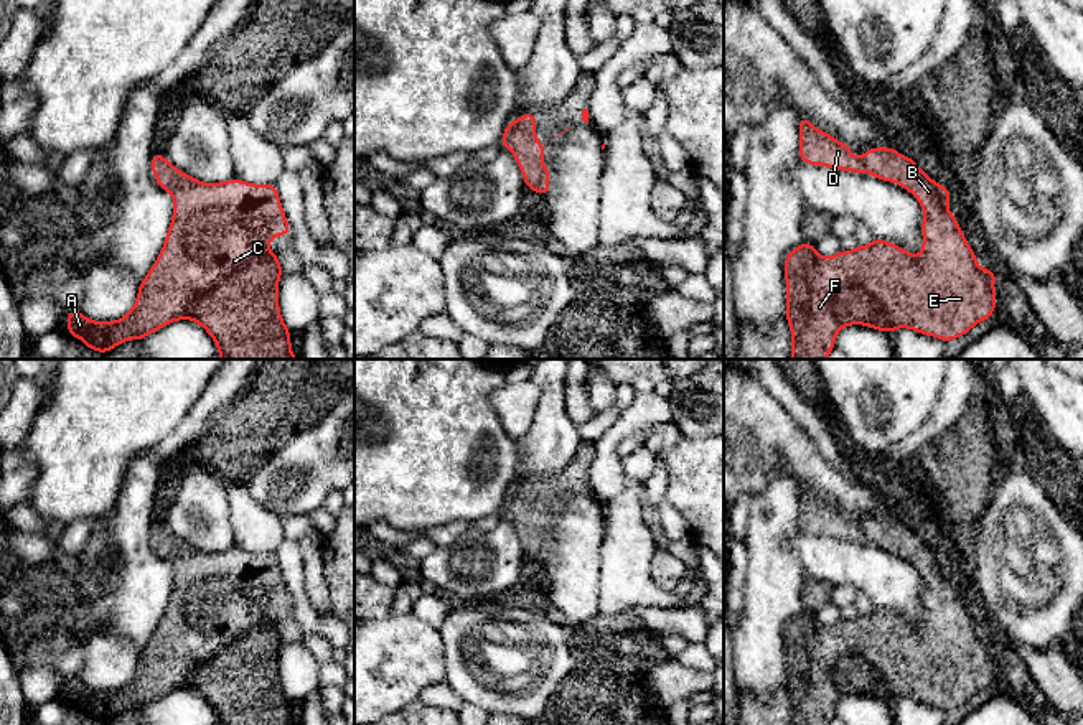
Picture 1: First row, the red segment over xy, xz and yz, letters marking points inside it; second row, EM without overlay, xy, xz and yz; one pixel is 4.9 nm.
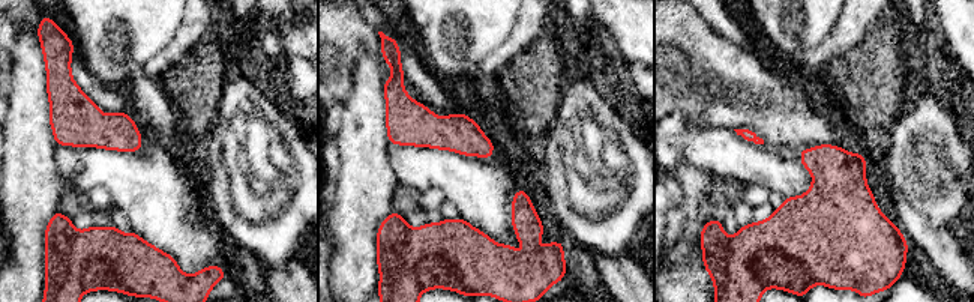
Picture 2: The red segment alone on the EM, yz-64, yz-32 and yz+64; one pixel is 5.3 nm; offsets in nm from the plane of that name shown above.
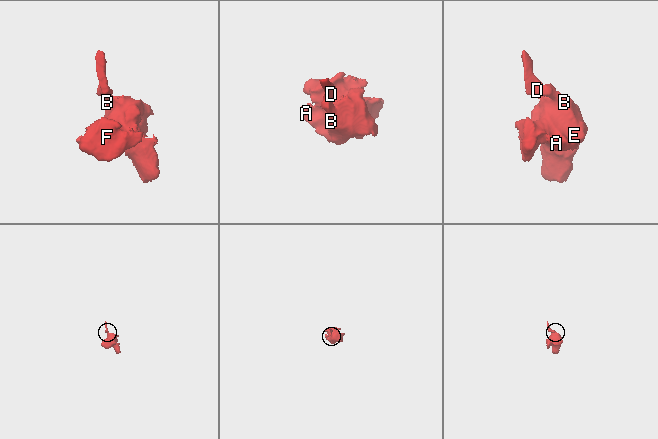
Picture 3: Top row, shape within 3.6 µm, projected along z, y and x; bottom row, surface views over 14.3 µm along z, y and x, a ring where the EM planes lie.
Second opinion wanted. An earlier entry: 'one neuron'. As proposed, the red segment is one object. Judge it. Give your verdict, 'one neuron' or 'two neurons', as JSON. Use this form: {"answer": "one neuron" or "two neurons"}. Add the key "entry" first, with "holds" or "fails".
{"entry": "holds", "answer": "one neuron"}

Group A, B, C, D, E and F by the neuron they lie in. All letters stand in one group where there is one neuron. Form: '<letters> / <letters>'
A B C D E F

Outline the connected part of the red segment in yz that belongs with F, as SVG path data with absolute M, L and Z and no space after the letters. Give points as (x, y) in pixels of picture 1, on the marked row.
M799 117L799 129L801 161L854 173L867 171L884 181L897 181L898 186L915 194L925 216L921 224L923 250L920 255L912 255L903 247L879 237L869 246L857 246L849 252L841 250L832 257L821 257L809 242L803 242L786 255L786 321L790 323L793 339L791 359L826 359L836 348L834 338L837 331L846 325L867 325L885 333L905 326L946 343L966 334L979 321L989 320L997 303L994 293L997 272L982 270L978 265L976 255L966 242L956 218L946 209L953 196L948 188L935 183L913 158L900 155L890 147L867 148L862 158L856 160L846 143L837 142L823 130L816 130L808 117Z

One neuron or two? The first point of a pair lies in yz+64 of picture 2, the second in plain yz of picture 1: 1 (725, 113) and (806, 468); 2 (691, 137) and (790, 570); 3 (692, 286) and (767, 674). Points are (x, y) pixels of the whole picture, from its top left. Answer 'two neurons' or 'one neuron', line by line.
1: one neuron
2: two neurons
3: two neurons

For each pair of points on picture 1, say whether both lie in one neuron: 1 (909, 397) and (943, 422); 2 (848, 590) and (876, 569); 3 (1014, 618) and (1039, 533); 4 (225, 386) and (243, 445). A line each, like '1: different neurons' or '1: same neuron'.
1: different neurons
2: different neurons
3: same neuron
4: same neuron

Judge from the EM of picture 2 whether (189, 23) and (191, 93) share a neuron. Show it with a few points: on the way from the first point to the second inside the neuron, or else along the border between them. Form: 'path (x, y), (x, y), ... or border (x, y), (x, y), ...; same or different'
path (195, 41), (192, 75); same

